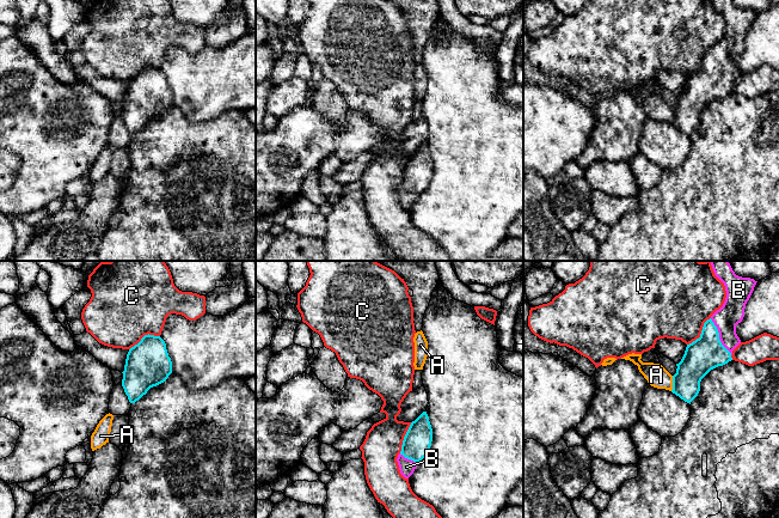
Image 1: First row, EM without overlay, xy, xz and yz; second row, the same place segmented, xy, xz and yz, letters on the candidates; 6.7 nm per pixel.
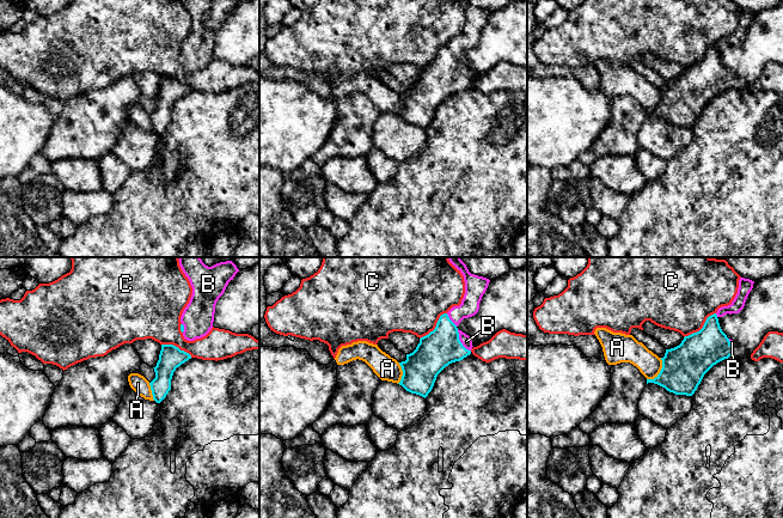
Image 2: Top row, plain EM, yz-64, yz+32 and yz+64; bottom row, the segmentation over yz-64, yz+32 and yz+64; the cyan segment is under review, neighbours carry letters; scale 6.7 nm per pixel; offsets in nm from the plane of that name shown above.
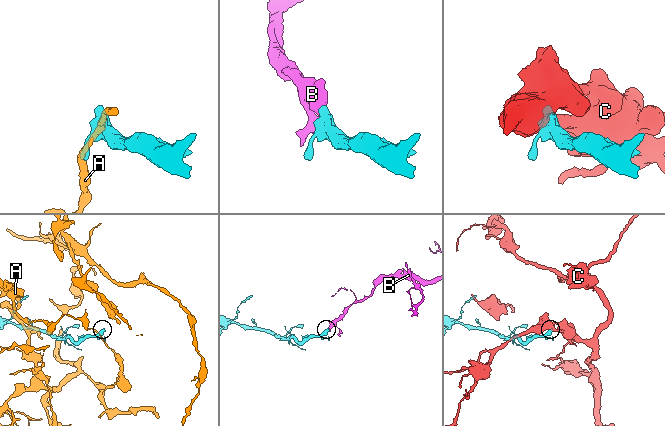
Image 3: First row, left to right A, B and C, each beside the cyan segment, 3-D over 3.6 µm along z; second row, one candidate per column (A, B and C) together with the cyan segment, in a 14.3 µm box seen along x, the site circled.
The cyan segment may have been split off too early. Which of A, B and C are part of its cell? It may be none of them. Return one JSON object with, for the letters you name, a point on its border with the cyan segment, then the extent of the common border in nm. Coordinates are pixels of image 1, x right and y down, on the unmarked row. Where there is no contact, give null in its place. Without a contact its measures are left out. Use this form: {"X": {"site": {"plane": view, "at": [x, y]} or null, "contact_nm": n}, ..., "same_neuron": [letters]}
{"B": {"site": {"plane": "yz", "at": [718, 68]}, "contact_nm": 280}, "same_neuron": ["B"]}

